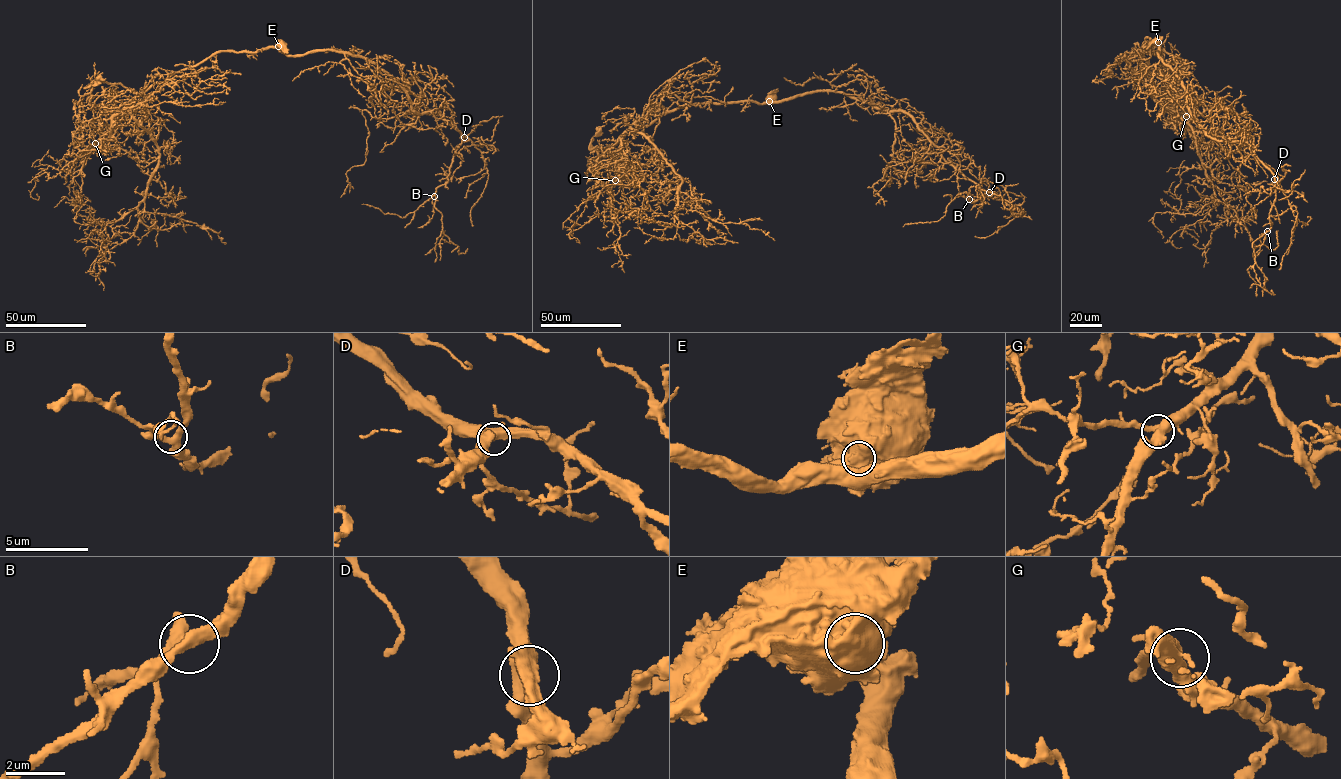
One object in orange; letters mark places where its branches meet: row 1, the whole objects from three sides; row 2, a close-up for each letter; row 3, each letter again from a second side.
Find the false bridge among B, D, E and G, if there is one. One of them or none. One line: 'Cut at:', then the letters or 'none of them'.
Cut at: E

